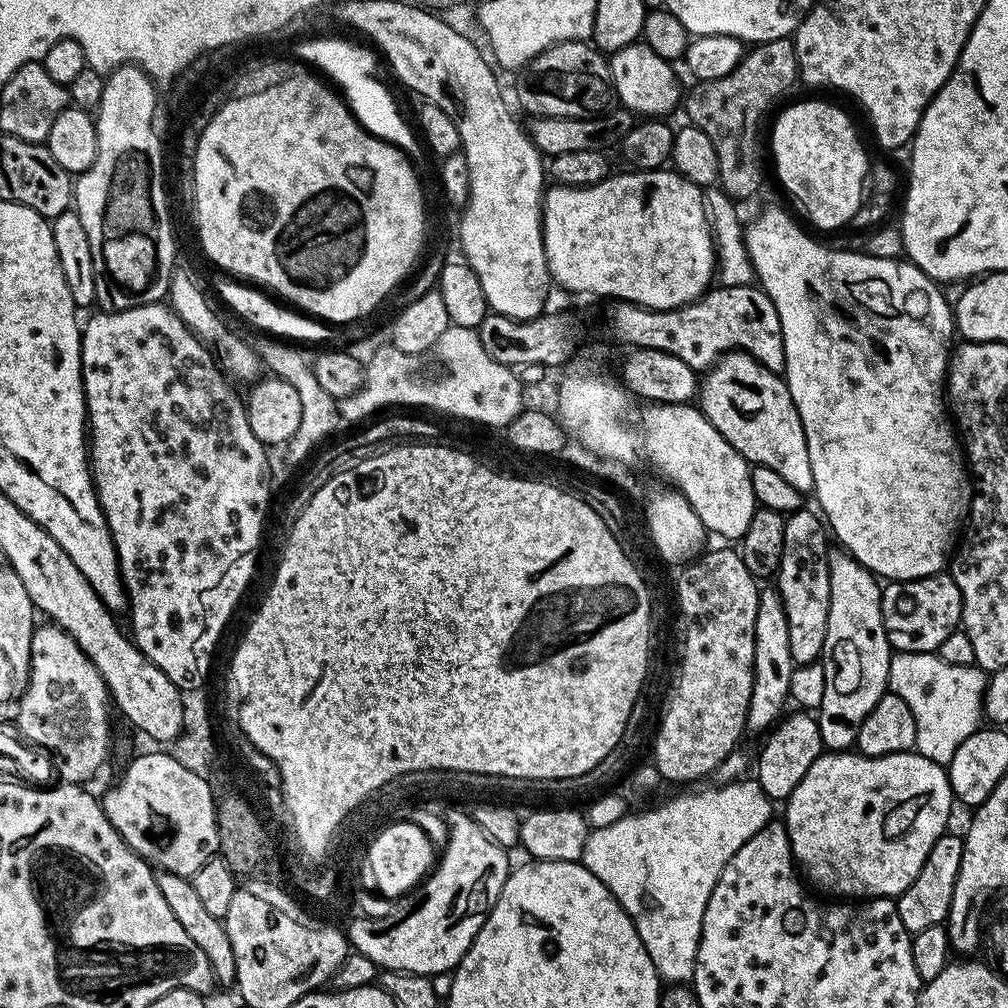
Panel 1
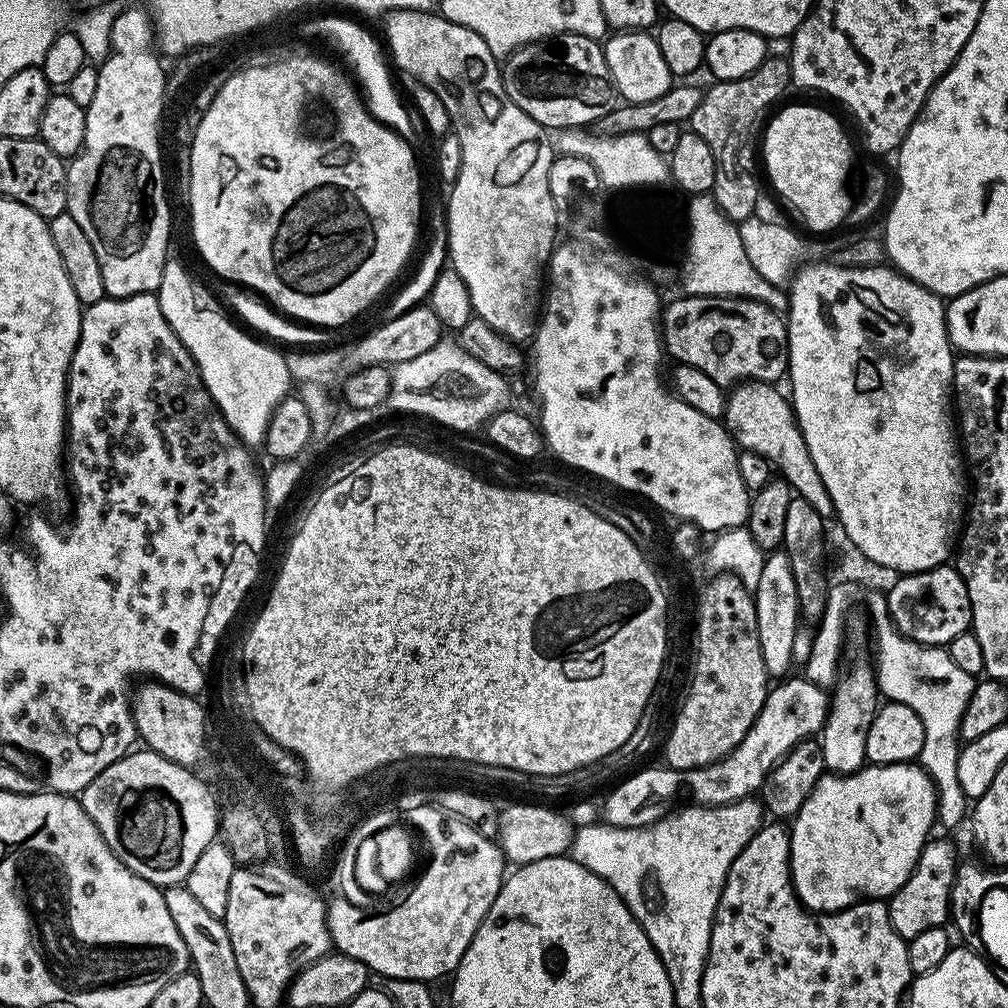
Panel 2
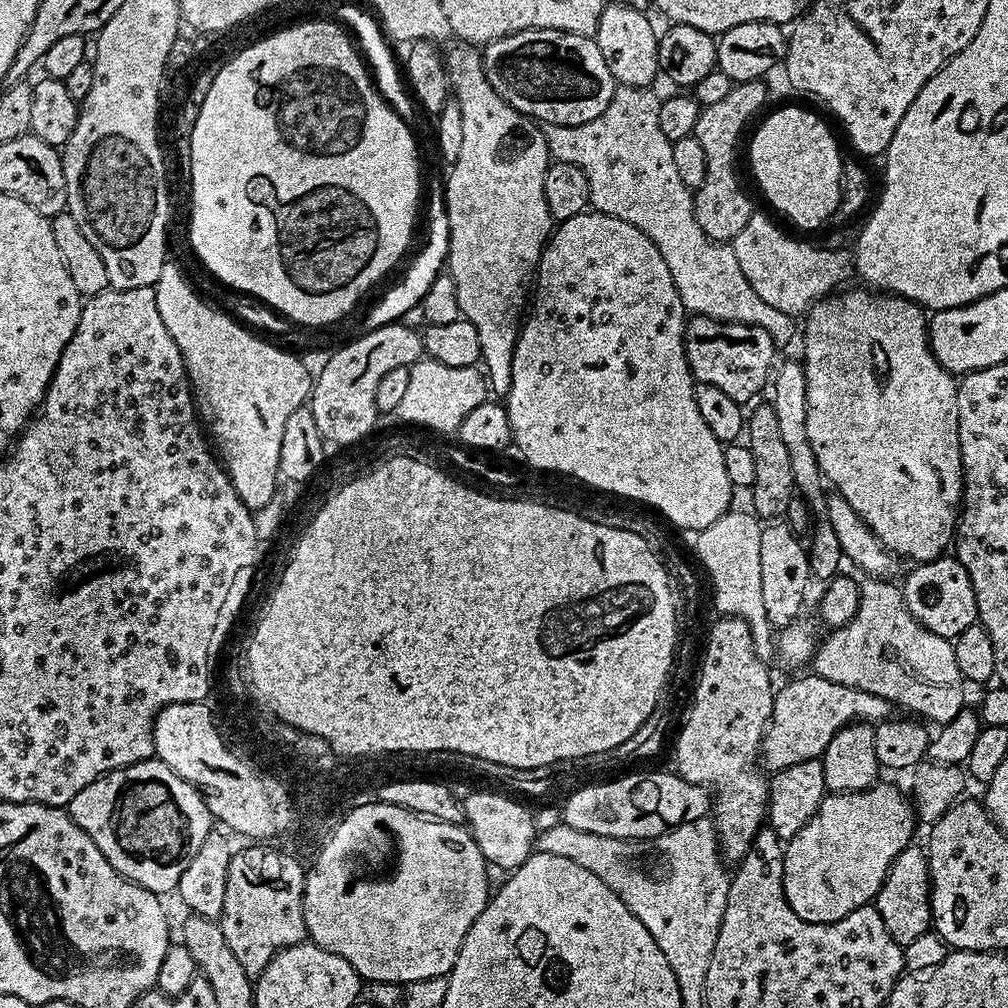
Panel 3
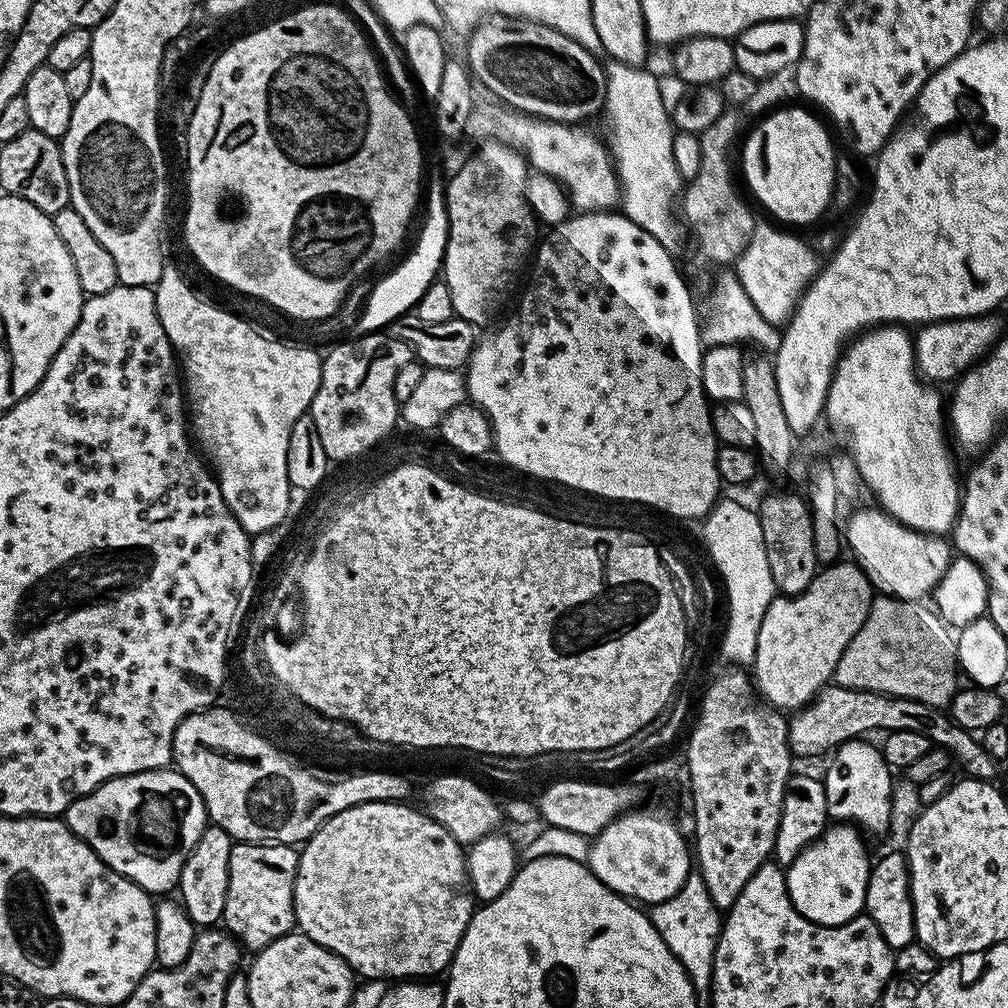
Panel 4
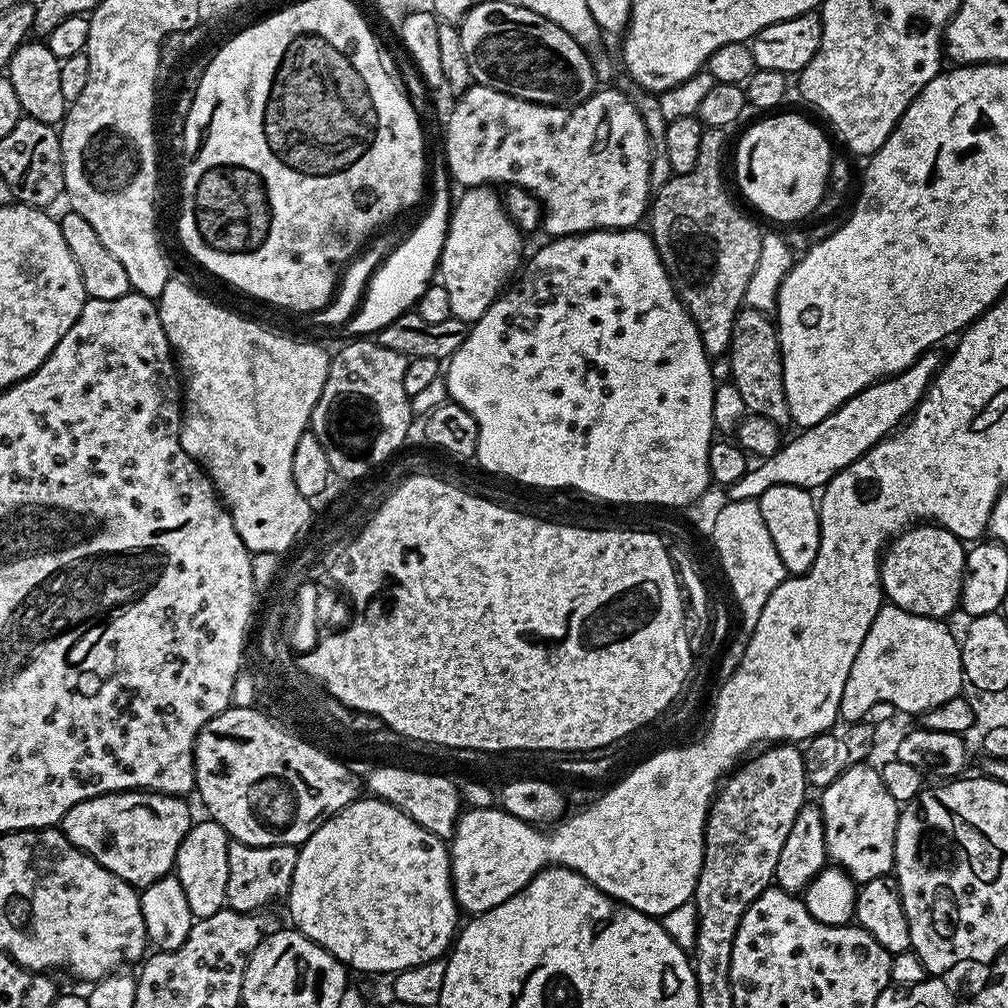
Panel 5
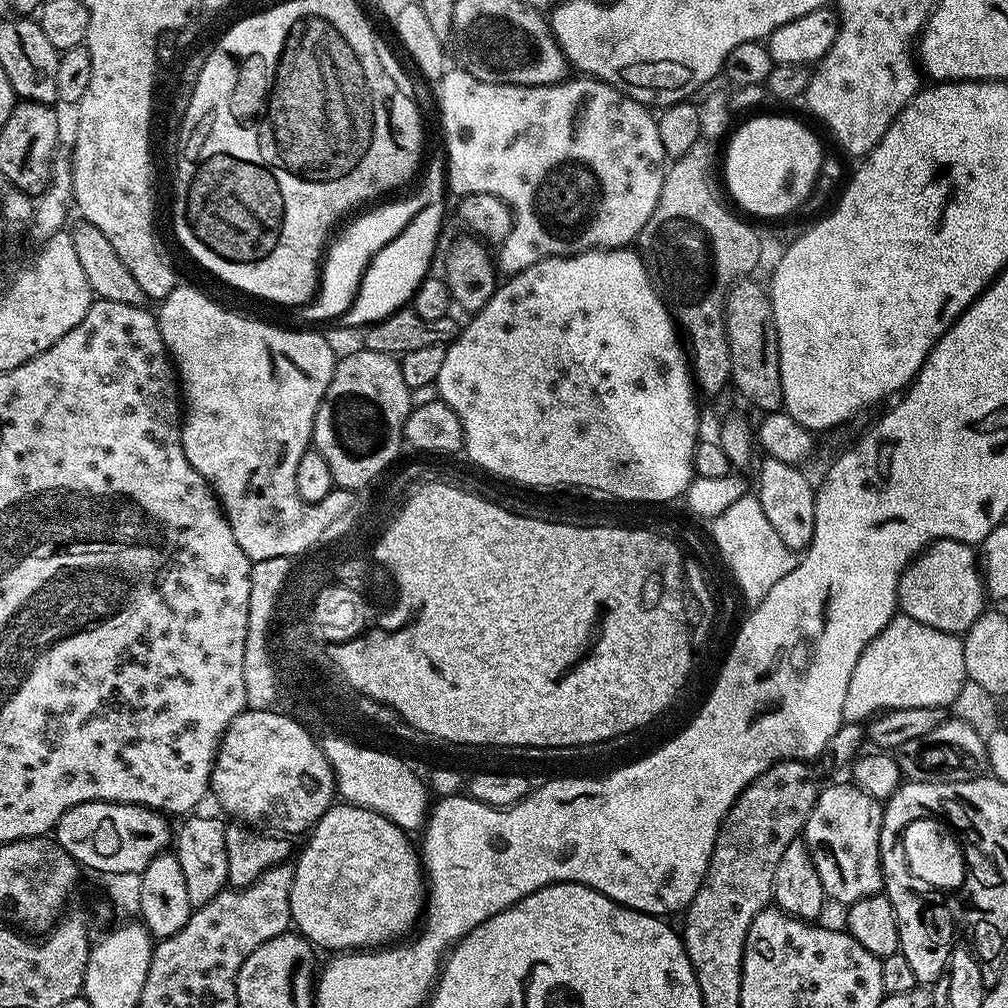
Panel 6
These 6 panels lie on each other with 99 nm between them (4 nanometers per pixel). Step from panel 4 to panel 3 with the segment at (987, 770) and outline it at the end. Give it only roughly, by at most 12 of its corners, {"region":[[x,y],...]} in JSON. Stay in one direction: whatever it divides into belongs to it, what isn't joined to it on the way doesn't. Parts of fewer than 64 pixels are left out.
{"region":[[815,674],[772,698],[762,764],[820,760],[847,724],[893,715],[878,694]]}

